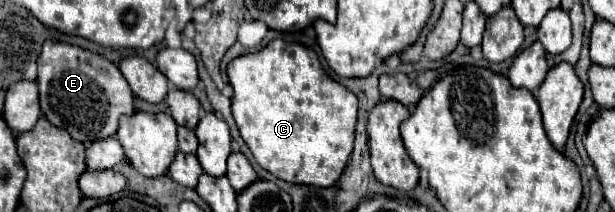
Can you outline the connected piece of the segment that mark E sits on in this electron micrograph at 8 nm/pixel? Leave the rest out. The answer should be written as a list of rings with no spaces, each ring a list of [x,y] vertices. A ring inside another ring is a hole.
[[[46,40],[38,58],[38,78],[42,114],[58,128],[64,128],[82,144],[102,140],[118,130],[118,118],[134,112],[134,94],[118,66],[100,54]]]

